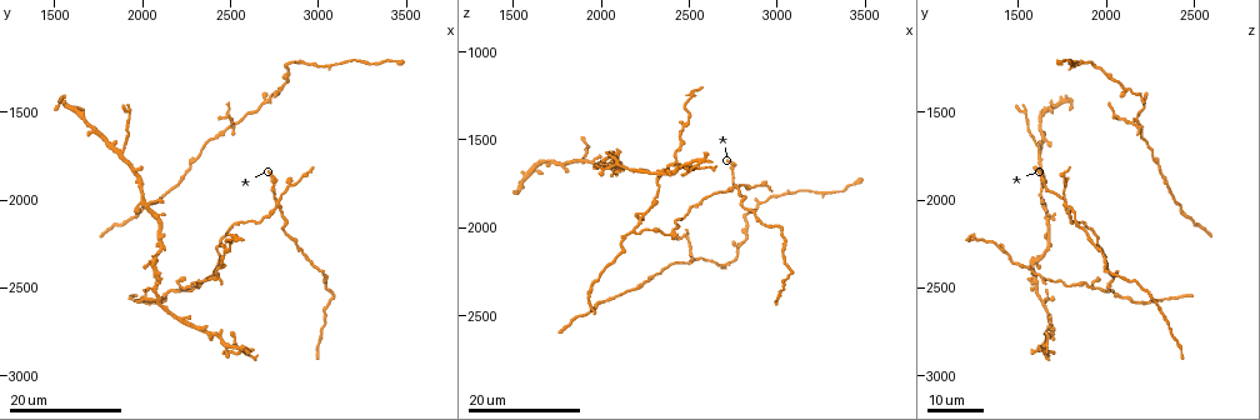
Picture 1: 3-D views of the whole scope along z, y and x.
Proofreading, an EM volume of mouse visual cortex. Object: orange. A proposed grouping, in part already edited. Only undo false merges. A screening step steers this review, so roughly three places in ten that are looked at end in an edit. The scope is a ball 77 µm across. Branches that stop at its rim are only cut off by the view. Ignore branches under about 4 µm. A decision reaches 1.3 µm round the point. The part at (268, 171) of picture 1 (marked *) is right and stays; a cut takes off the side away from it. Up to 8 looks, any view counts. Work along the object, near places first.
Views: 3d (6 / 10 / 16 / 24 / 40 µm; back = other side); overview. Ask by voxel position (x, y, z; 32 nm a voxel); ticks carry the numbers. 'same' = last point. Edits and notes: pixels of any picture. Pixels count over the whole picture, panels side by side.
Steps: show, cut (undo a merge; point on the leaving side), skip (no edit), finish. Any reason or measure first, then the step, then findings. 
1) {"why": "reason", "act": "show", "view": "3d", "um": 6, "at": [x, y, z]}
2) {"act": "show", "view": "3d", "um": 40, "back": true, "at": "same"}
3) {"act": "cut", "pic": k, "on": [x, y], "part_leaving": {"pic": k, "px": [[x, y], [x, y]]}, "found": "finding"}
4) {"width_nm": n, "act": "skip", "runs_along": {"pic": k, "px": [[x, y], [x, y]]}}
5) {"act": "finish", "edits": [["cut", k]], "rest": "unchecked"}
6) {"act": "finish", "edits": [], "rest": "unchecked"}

{"why": "four arms meet", "act": "show", "view": "3d", "um": 24, "at": [2780, 2020, 1760]}

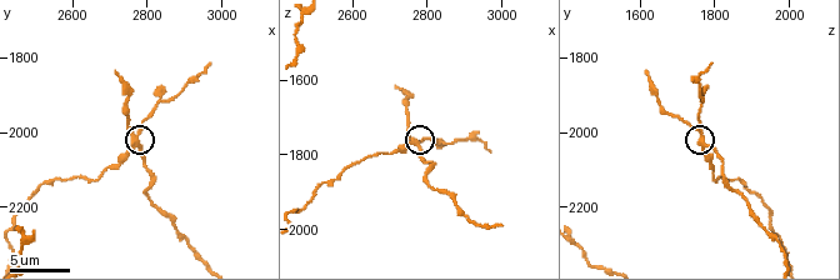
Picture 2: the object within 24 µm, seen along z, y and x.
{"why": "zoom in", "act": "show", "view": "3d", "um": 6, "at": [2770, 2030, 1780]}

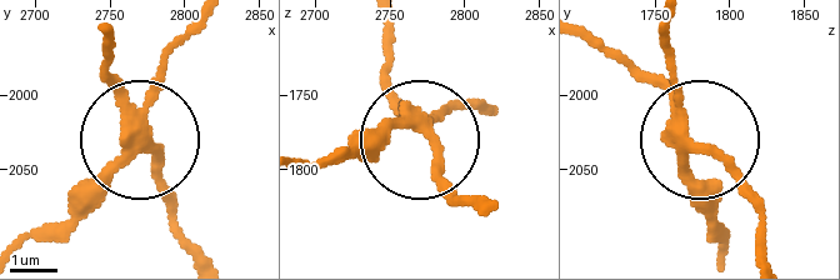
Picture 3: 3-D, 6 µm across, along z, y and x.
{"act": "show", "view": "3d", "um": 6, "back": true, "at": [2766, 2034, 1768]}

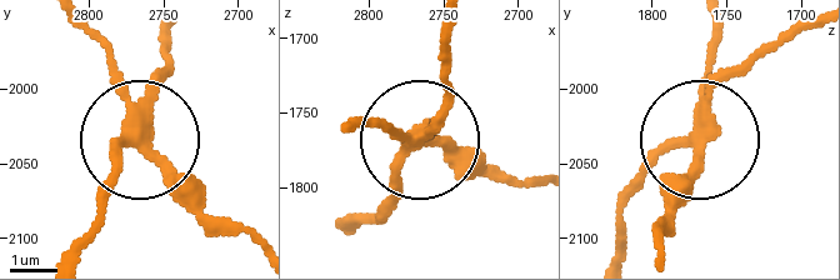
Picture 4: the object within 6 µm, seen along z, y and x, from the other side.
{"arms": 4, "act": "cut", "pic": 4, "on": [181, 181], "found": "a second neuron is stuck on"}

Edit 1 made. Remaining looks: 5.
{"why": "four-way junction", "act": "show", "view": "3d", "um": 16, "at": [2500, 2840, 1640]}

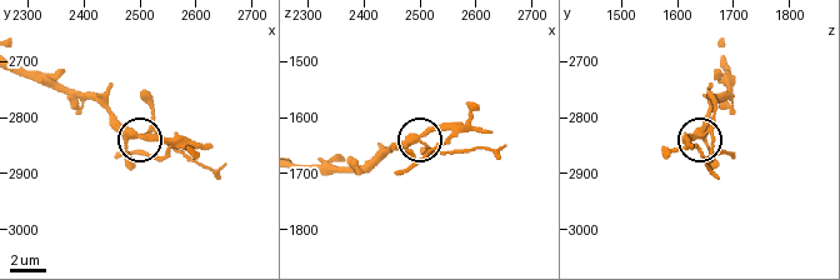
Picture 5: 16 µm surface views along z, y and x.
{"act": "show", "view": "3d", "um": 6, "at": [2510, 2825, 1645]}

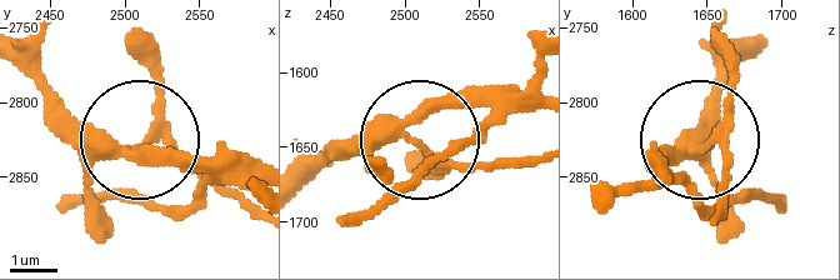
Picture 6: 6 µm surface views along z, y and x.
{"arms": 4, "act": "skip", "runs_along": {"pic": 6, "px": [[303, 178], [375, 138], [419, 141], [446, 106], [526, 83]]}, "found": "continuous, no second neuron"}

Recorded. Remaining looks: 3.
{"why": "sudden change in width", "act": "show", "view": "3d", "um": 24, "at": [2680, 1440, 2220]}

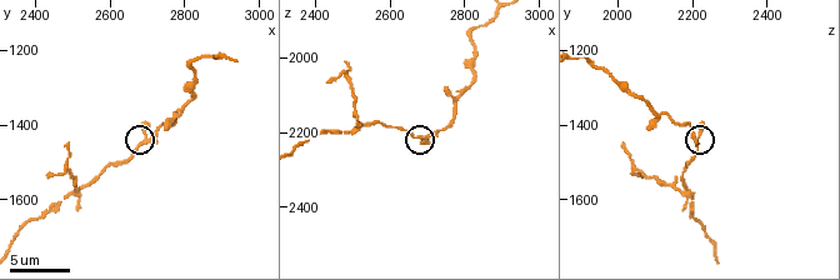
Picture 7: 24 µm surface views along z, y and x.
{"act": "show", "view": "3d", "um": 6, "at": [2690, 1450, 2220]}

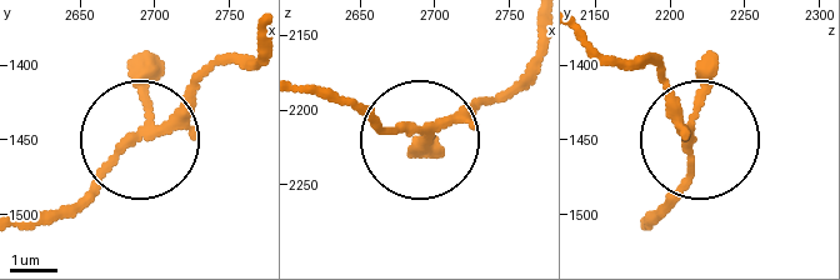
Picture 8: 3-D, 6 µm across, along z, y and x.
{"act": "cut", "pic": 8, "on": [193, 104], "part_leaving": {"pic": 8, "px": [[420, 128], [488, 104], [531, 56], [536, 20]]}, "found": "two neurons meet here"}

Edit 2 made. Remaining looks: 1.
{"why": "four or more arms meet", "act": "show", "view": "3d", "um": 6, "at": [2520, 1570, 2170]}

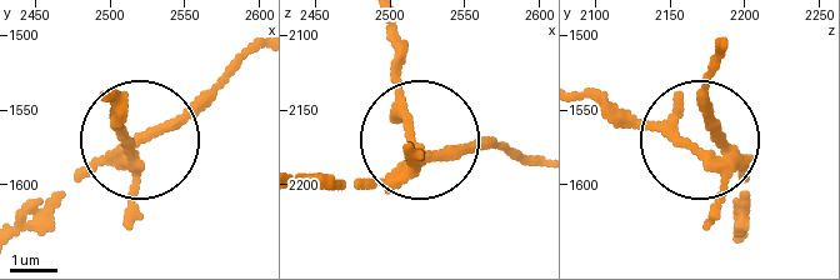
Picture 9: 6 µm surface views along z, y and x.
{"act": "cut", "pic": 9, "on": [393, 110], "part_leaving": {"pic": 9, "px": [[408, 174], [384, 23]]}, "found": "a second neuron is stuck on"}

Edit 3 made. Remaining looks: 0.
{"act": "finish", "edits": [["cut", 4], ["cut", 8], ["cut", 9]], "rest": "unchecked"}

